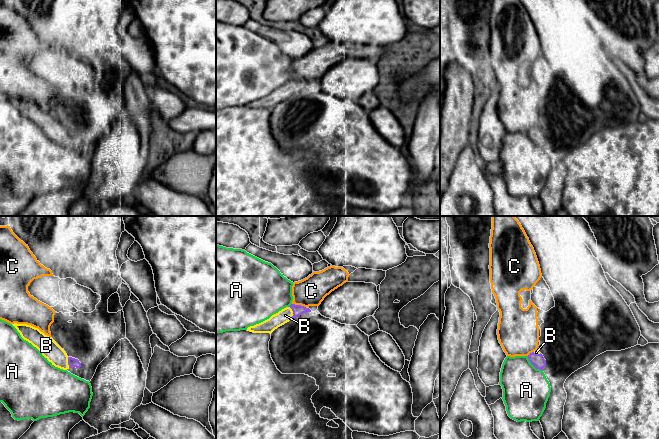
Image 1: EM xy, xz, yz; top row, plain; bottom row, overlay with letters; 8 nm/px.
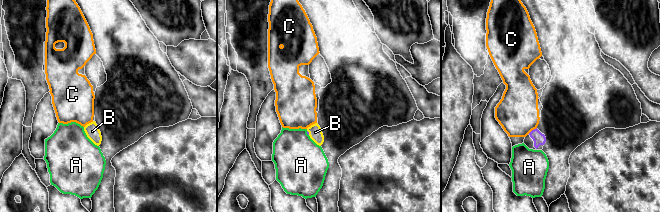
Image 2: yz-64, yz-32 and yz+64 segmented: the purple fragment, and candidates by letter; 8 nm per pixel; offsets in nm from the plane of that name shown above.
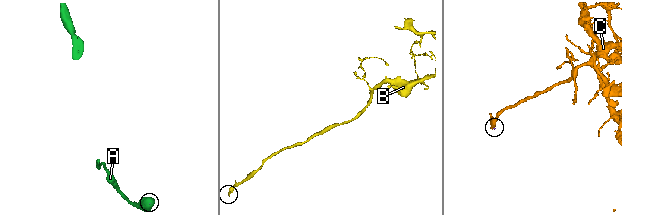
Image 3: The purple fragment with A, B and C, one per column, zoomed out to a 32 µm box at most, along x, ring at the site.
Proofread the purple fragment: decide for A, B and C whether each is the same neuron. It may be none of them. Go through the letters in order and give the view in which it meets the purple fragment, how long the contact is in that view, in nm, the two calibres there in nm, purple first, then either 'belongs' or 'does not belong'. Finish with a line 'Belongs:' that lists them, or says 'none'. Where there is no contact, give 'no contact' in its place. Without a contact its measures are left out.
A: yz | 180 nm | 110/380 nm | does not belong
B: xz | 110 nm | 90/110 nm | belongs
C: xz | 120 nm | 90/240 nm | does not belong
Belongs: B

